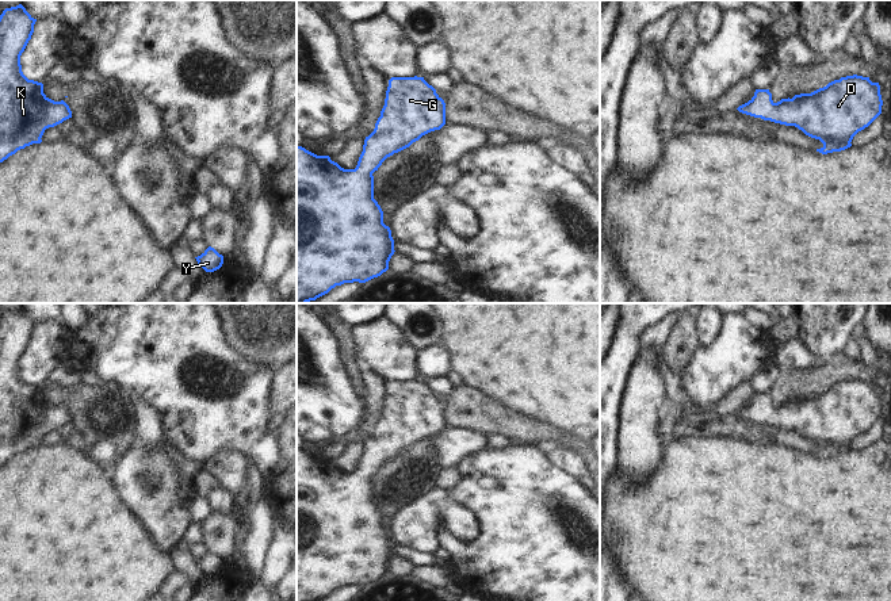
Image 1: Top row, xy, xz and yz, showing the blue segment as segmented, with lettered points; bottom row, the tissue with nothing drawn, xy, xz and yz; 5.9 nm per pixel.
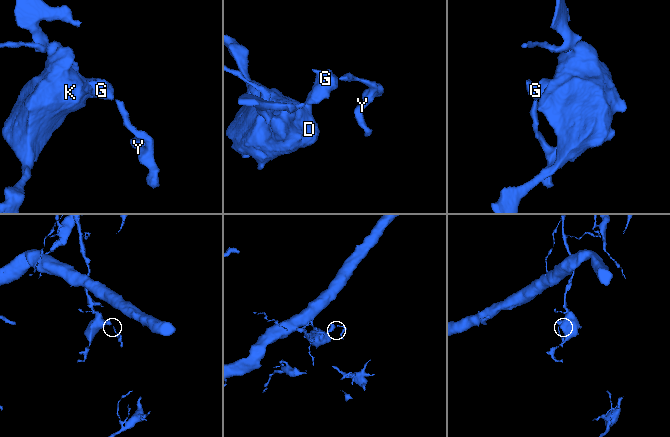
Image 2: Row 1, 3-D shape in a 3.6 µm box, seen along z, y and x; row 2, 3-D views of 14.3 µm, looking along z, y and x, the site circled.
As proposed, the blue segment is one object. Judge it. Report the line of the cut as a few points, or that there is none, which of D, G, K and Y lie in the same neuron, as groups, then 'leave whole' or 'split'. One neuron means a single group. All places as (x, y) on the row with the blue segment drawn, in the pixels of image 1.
no cut | D G K Y | leave whole

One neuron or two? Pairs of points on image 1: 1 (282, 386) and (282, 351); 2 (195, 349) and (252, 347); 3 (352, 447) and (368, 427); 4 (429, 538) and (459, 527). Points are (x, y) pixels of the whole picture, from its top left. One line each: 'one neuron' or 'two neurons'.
1: two neurons
2: two neurons
3: one neuron
4: one neuron

